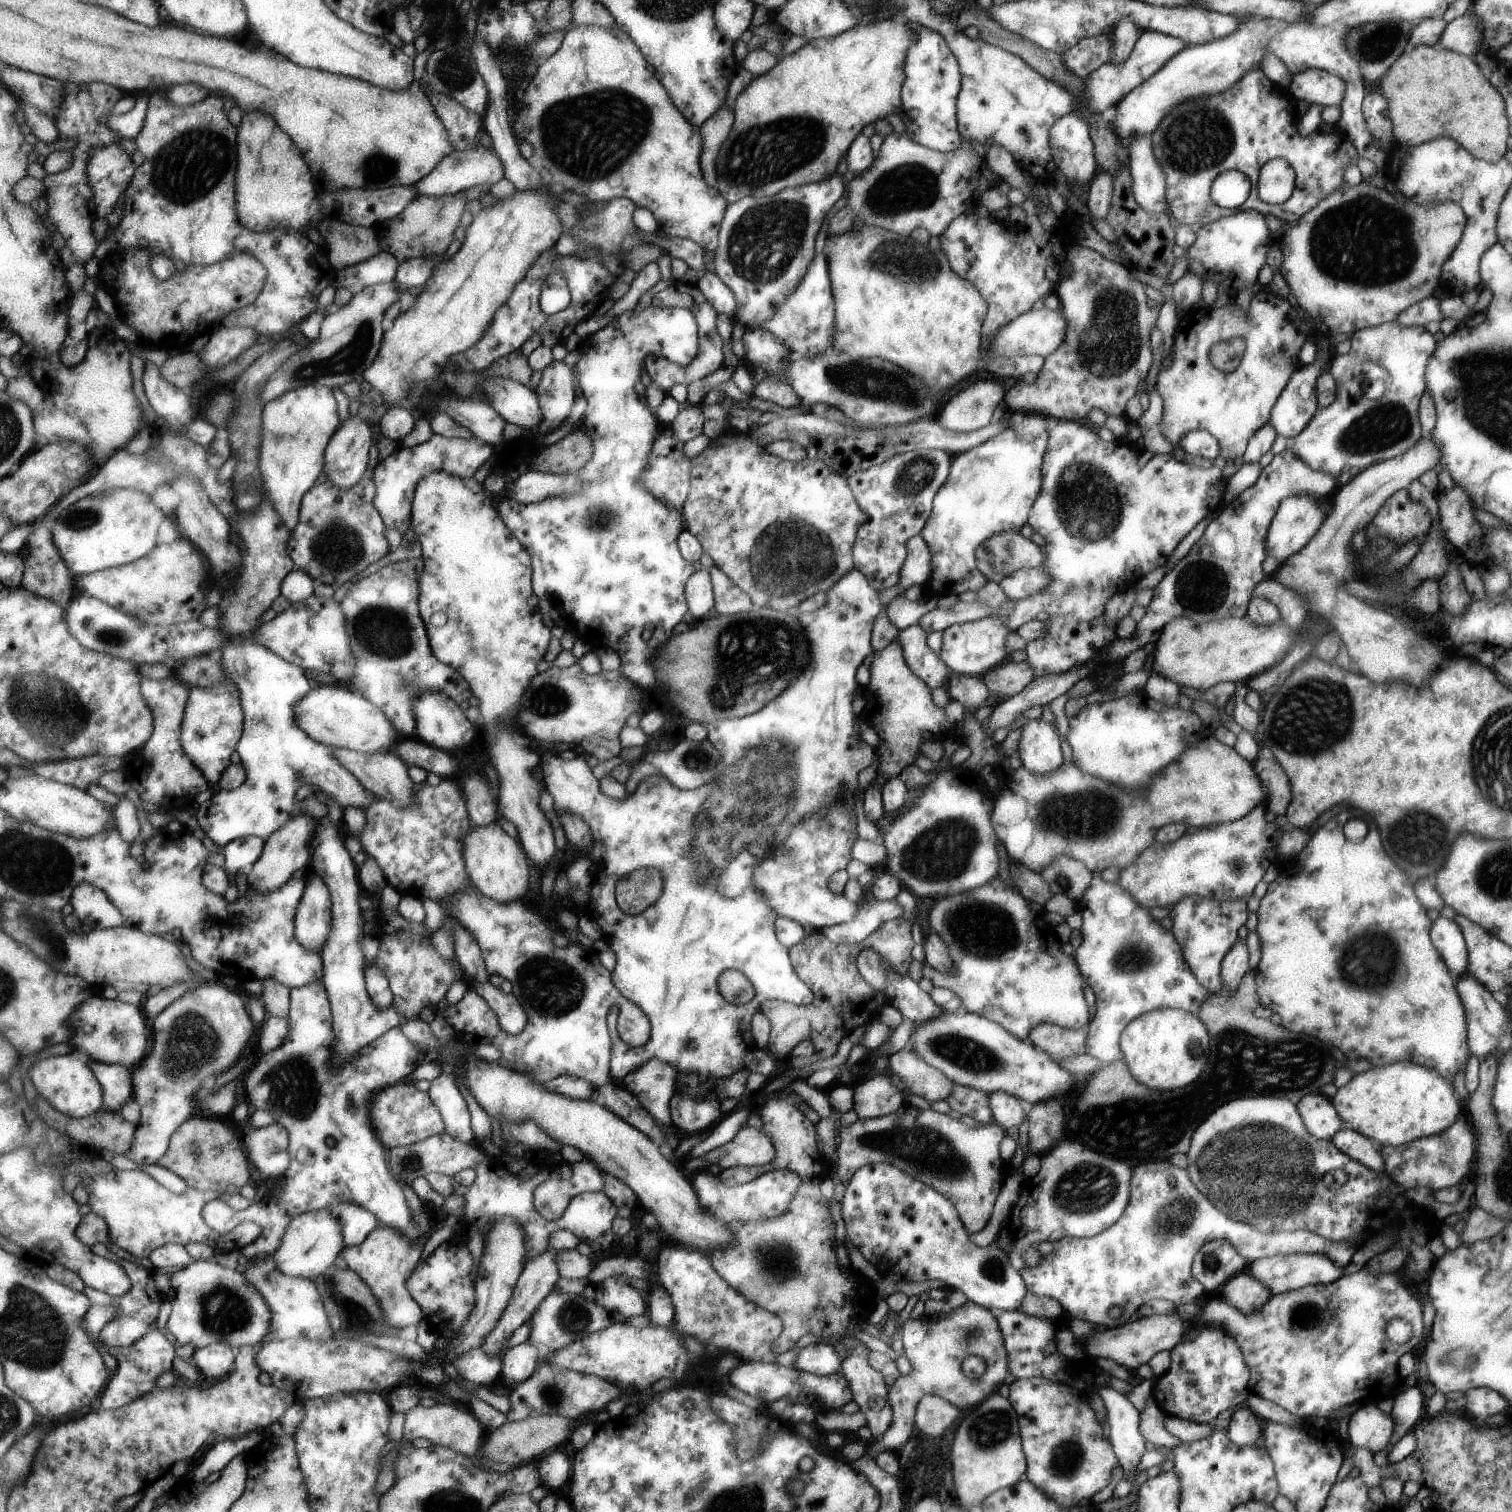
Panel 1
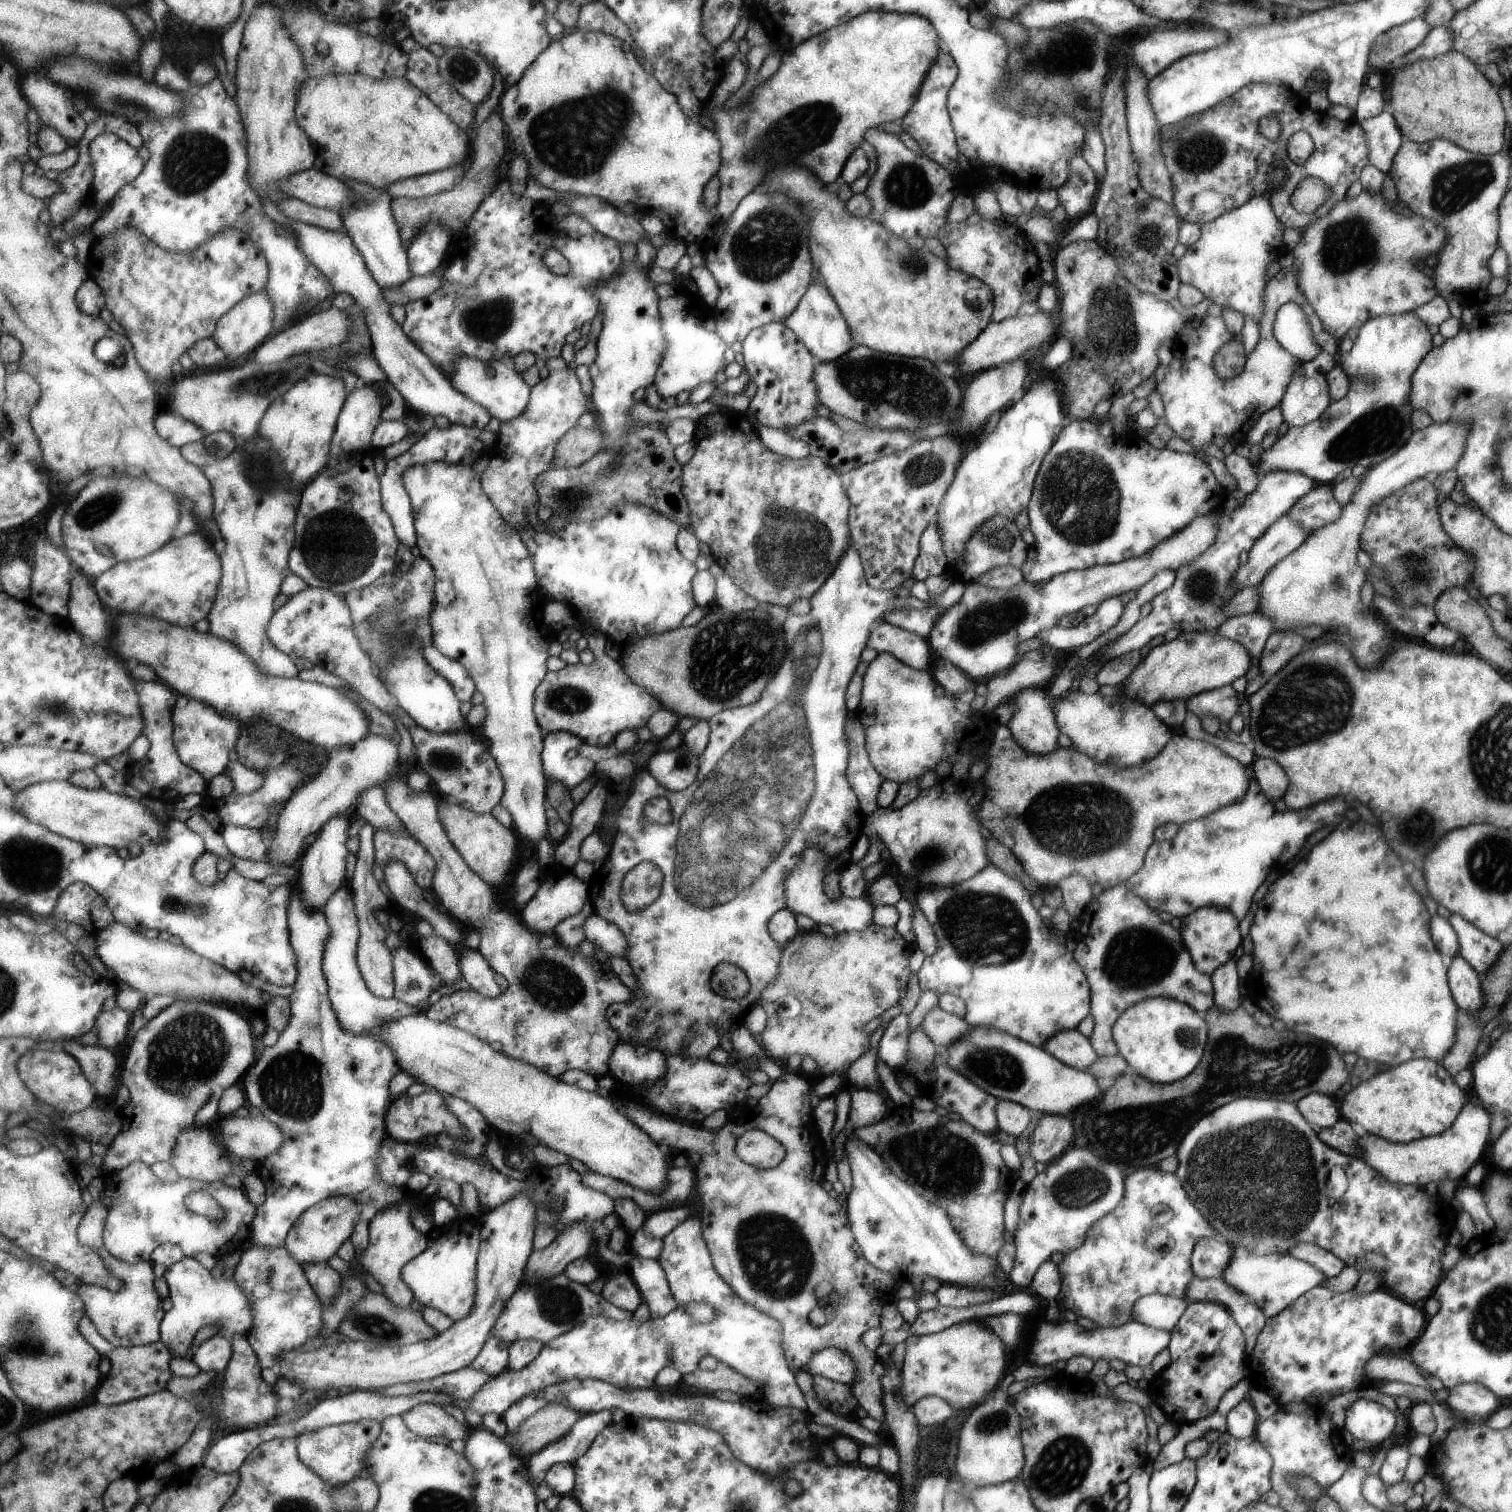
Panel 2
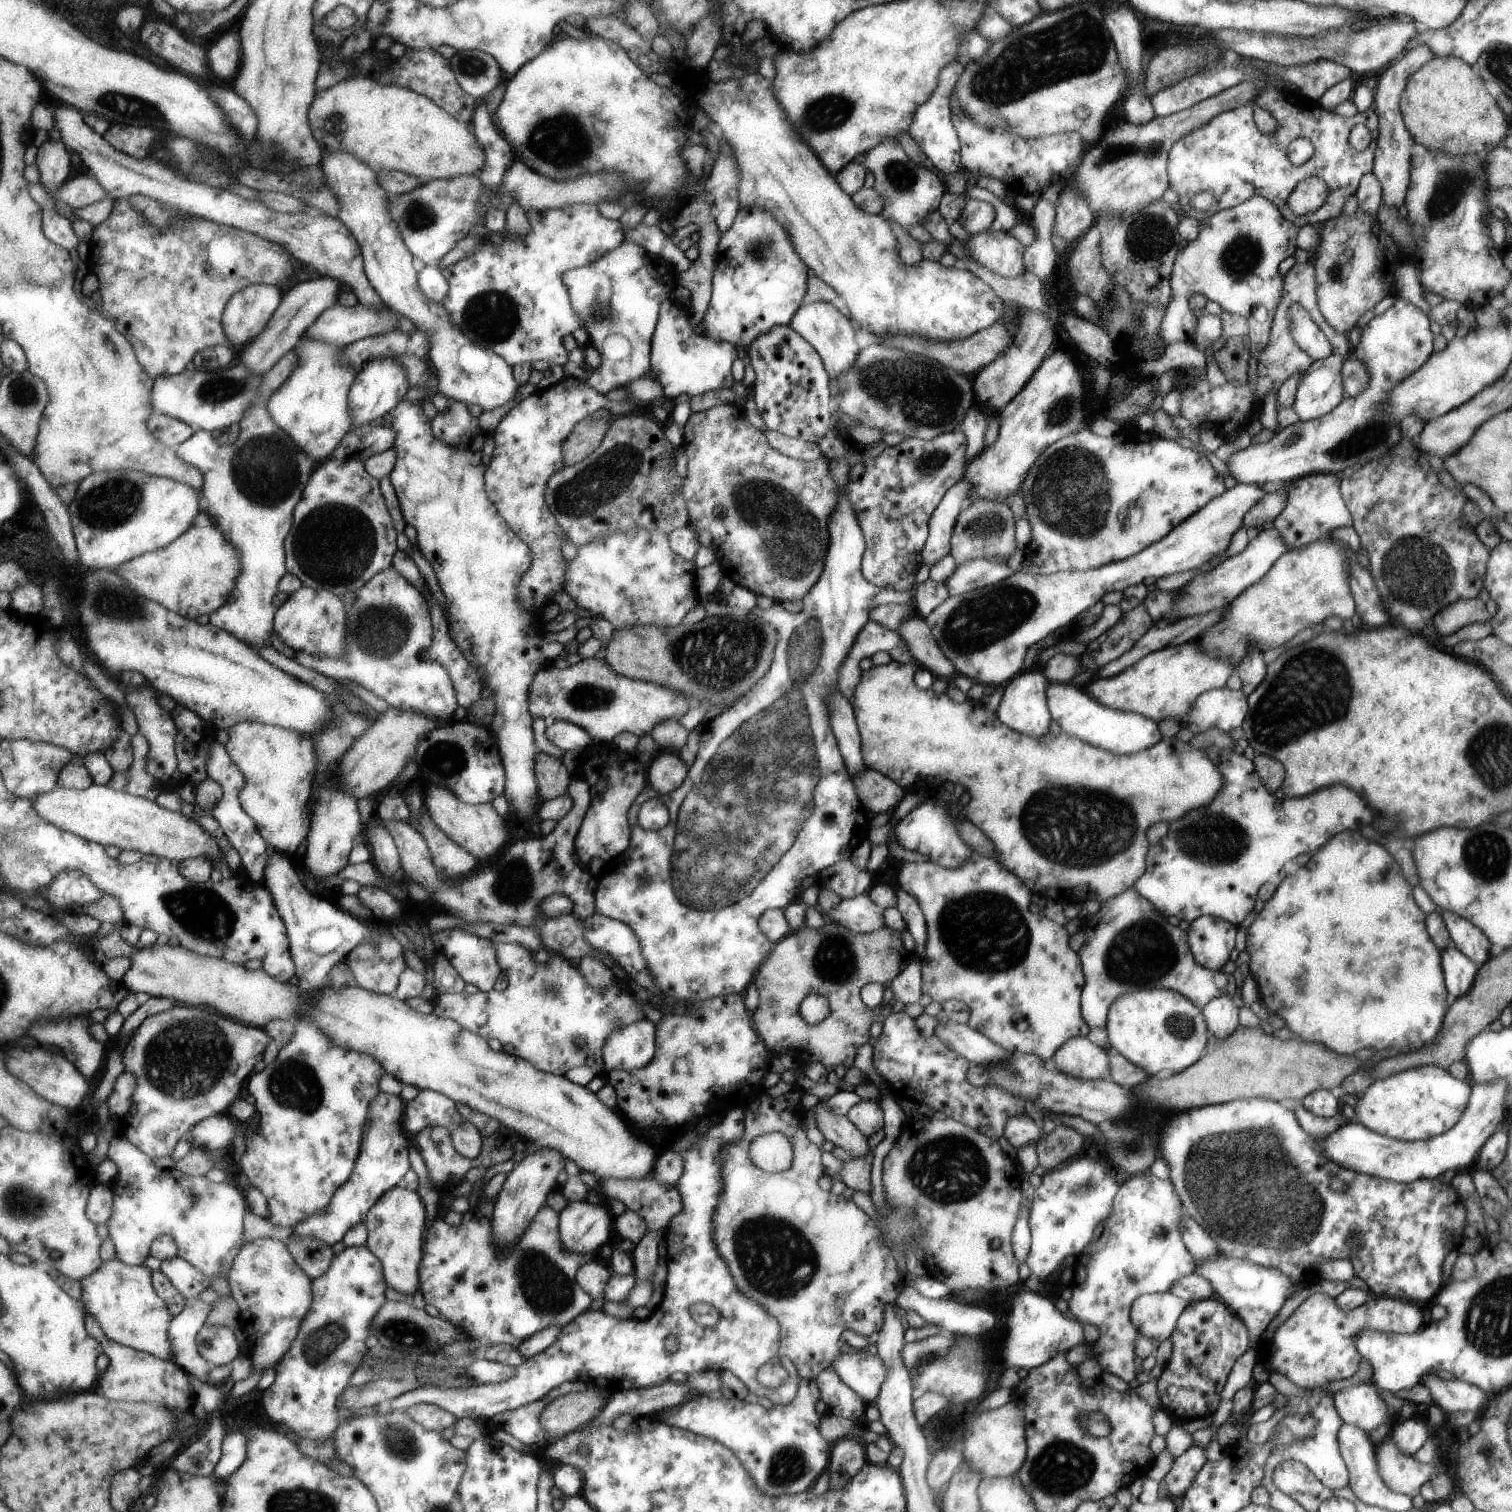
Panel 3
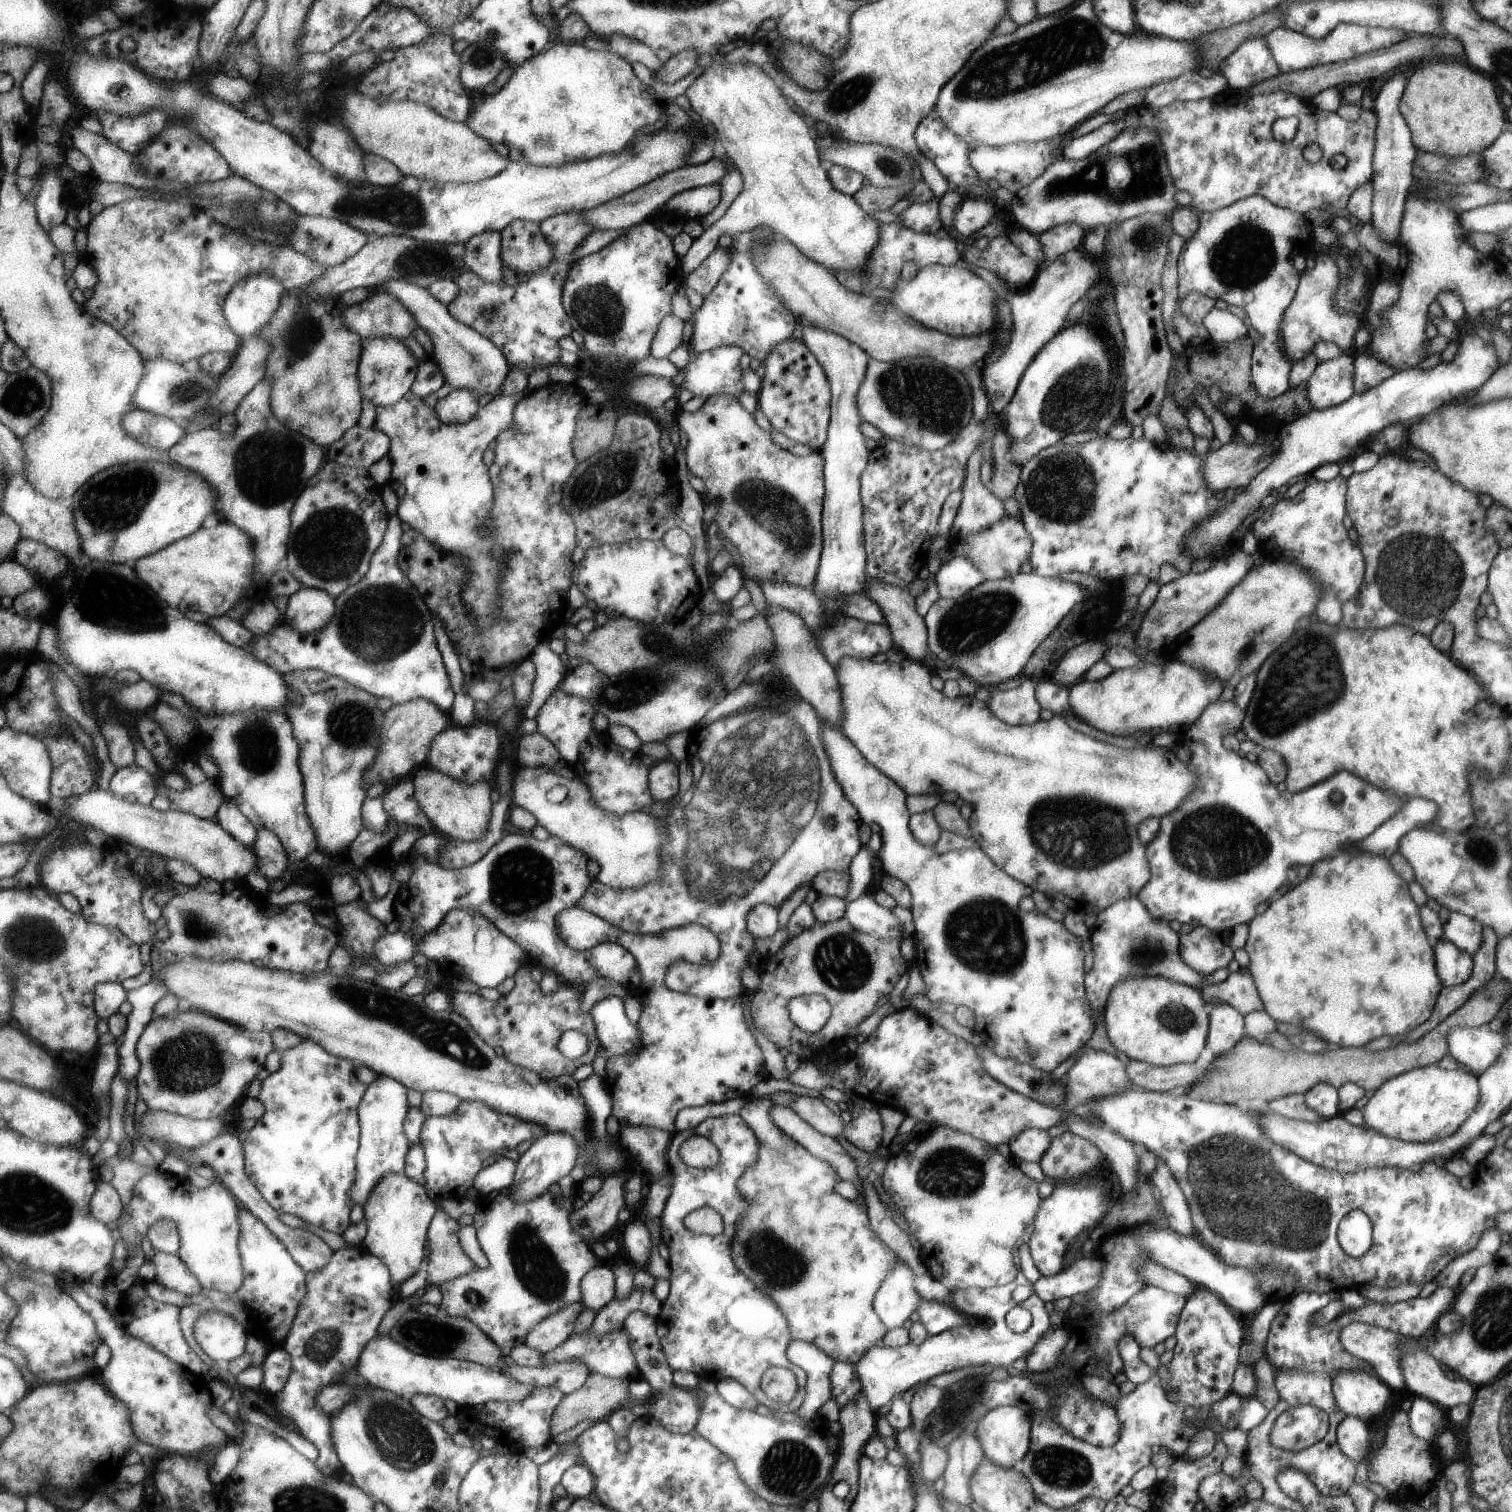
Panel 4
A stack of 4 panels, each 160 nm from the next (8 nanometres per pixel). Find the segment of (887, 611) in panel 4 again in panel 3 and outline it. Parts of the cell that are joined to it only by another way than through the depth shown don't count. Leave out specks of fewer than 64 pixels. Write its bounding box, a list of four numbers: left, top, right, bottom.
[897,615,957,682]

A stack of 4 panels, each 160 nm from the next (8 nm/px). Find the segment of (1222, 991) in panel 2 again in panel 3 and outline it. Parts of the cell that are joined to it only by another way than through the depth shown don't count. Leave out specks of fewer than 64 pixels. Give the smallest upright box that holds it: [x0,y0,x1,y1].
[1200,992,1238,1038]

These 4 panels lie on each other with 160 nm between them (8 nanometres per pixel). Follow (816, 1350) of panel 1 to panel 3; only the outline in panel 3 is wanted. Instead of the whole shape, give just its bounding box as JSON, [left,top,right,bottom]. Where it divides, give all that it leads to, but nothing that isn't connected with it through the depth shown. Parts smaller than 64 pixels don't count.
[827,1349,886,1404]

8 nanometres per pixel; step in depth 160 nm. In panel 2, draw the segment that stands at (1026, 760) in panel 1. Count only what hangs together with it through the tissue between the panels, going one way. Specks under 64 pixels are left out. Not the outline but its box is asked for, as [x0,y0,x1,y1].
[1006,688,1060,755]

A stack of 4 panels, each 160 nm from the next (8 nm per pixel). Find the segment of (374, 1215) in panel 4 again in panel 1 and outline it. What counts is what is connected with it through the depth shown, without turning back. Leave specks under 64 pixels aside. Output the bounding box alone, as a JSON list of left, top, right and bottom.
[340,1225,425,1329]

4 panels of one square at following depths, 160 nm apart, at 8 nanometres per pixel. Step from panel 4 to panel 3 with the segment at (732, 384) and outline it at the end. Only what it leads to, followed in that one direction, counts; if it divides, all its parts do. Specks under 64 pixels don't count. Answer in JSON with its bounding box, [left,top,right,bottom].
[652,298,737,399]

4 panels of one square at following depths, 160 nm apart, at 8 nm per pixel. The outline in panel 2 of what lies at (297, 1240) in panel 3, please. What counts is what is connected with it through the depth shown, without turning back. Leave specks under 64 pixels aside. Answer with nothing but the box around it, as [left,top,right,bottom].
[303,1261,344,1305]

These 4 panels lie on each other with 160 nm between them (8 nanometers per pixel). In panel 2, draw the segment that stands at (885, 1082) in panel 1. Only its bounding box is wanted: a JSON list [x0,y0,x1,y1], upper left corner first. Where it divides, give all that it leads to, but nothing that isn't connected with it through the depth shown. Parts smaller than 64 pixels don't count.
[848,1088,891,1130]

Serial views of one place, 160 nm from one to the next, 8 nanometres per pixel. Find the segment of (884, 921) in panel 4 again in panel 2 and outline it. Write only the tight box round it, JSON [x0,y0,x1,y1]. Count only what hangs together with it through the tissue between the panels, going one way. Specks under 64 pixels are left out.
[783,848,874,933]

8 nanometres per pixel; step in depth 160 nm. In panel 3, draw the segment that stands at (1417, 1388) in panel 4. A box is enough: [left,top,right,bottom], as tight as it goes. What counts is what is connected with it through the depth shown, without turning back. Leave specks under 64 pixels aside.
[1419,1373,1486,1416]

